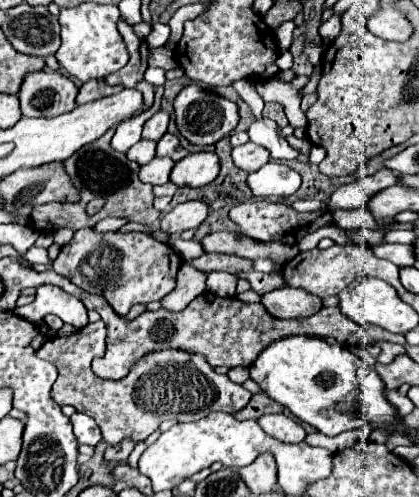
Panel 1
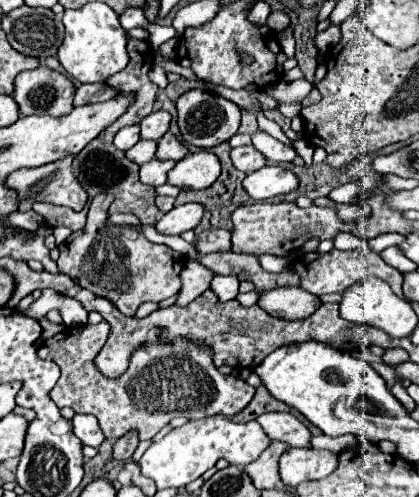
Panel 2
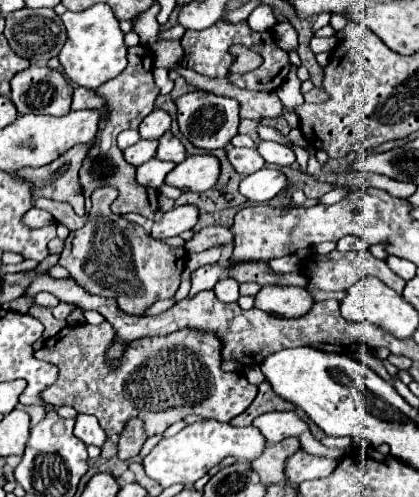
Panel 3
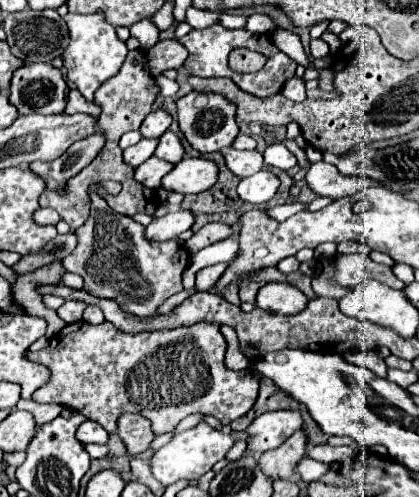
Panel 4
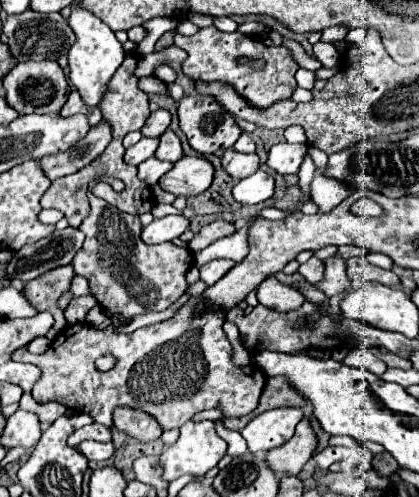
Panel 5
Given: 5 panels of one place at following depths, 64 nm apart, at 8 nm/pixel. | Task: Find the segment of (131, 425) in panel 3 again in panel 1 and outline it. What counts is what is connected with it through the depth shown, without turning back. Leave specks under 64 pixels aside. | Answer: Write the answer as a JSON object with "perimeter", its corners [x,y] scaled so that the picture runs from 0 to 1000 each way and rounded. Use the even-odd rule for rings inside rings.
{"perimeter":[[[291,885],[282,897],[258,897],[258,905],[253,905],[253,926],[301,930],[320,897],[325,897],[320,885]]]}

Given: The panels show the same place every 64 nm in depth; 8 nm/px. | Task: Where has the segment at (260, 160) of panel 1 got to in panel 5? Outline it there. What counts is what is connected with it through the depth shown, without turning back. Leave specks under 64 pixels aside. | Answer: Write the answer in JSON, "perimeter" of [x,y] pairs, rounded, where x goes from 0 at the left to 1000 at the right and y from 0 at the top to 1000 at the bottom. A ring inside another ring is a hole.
{"perimeter":[[[544,298],[530,310],[530,338],[558,362],[578,362],[578,358],[597,354],[601,346],[611,346],[621,338],[621,326],[616,326],[611,310],[573,310],[573,306]]]}

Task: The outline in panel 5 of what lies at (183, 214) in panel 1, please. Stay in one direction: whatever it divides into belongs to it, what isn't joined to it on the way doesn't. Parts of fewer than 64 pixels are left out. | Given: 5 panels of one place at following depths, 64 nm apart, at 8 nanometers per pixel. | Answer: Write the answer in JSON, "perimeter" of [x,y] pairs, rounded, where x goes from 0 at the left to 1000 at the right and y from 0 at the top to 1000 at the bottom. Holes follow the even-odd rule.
{"perimeter":[[[391,435],[372,439],[353,455],[339,459],[339,483],[348,491],[387,491],[411,487],[449,459],[449,439],[439,435]]]}

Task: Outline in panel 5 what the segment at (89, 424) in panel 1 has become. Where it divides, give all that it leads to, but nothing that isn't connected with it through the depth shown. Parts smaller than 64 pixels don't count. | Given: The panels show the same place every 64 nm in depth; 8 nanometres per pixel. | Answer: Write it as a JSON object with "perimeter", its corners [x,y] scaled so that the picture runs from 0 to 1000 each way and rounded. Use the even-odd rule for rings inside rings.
{"perimeter":[[[215,853],[215,857],[196,857],[196,861],[181,861],[172,869],[172,877],[162,877],[162,897],[181,897],[200,885],[234,885],[234,889],[263,889],[267,885],[267,869],[263,861],[243,857],[243,853]]]}

